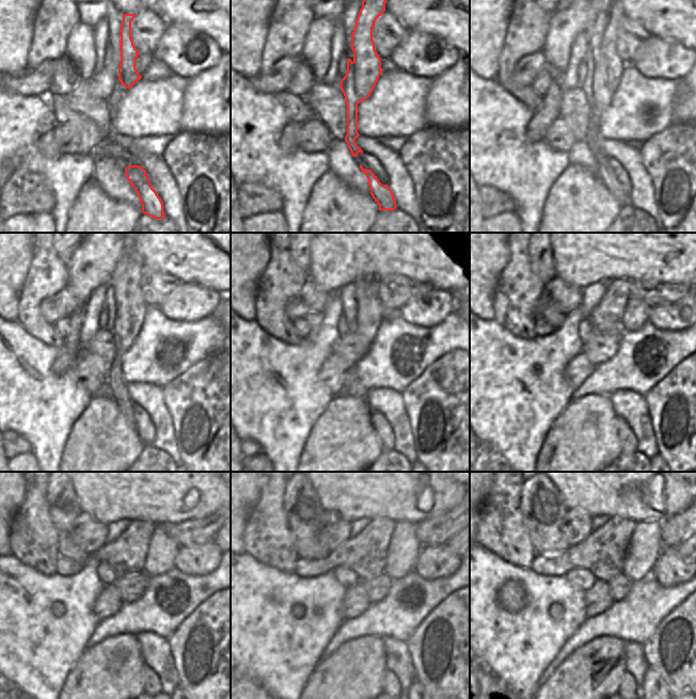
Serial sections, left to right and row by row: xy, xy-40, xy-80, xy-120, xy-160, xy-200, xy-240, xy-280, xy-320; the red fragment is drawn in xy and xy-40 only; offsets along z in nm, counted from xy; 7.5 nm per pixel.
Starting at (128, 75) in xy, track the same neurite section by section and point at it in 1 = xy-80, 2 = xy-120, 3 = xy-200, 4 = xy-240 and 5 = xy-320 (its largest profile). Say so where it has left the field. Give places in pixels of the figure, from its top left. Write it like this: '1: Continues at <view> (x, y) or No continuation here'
1: Continues at xy-80 (603, 65)
2: Continues at xy-120 (126, 308)
3: Continues at xy-200 (591, 294)
4: Continues at xy-240 (115, 528)
5: Continues at xy-320 (598, 521).

